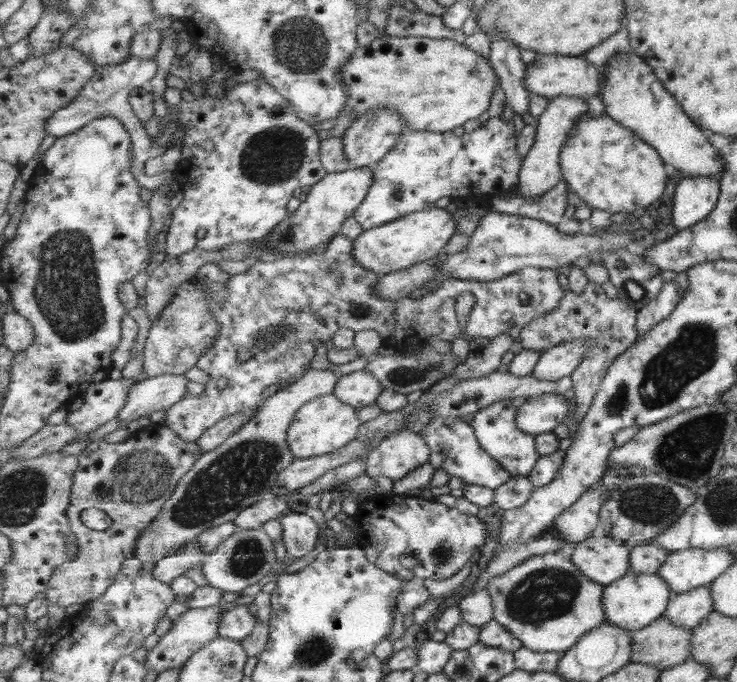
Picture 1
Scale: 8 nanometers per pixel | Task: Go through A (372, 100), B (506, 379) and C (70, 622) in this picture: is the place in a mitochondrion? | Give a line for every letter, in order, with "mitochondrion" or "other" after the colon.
A: other
B: other
C: other

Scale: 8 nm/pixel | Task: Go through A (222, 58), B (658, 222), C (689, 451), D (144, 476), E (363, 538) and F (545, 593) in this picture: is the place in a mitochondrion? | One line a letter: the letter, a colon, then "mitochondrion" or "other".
A: other
B: other
C: mitochondrion
D: mitochondrion
E: other
F: mitochondrion

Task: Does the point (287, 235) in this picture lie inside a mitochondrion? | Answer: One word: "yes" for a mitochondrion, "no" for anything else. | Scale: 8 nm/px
yes

